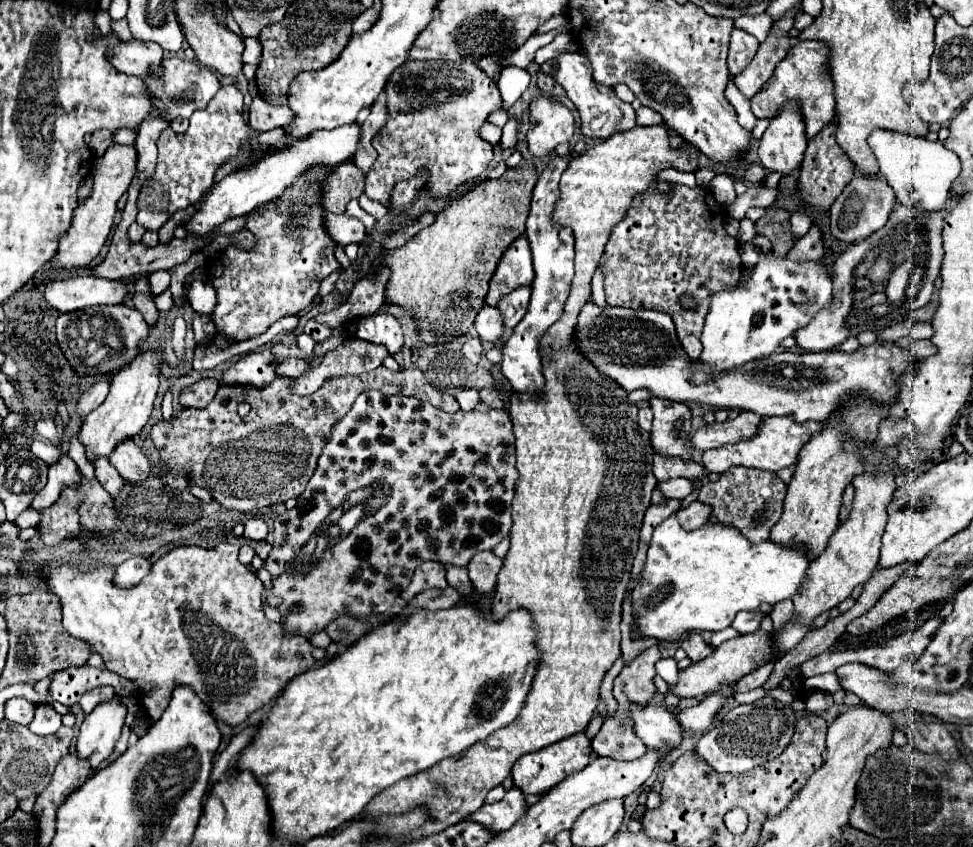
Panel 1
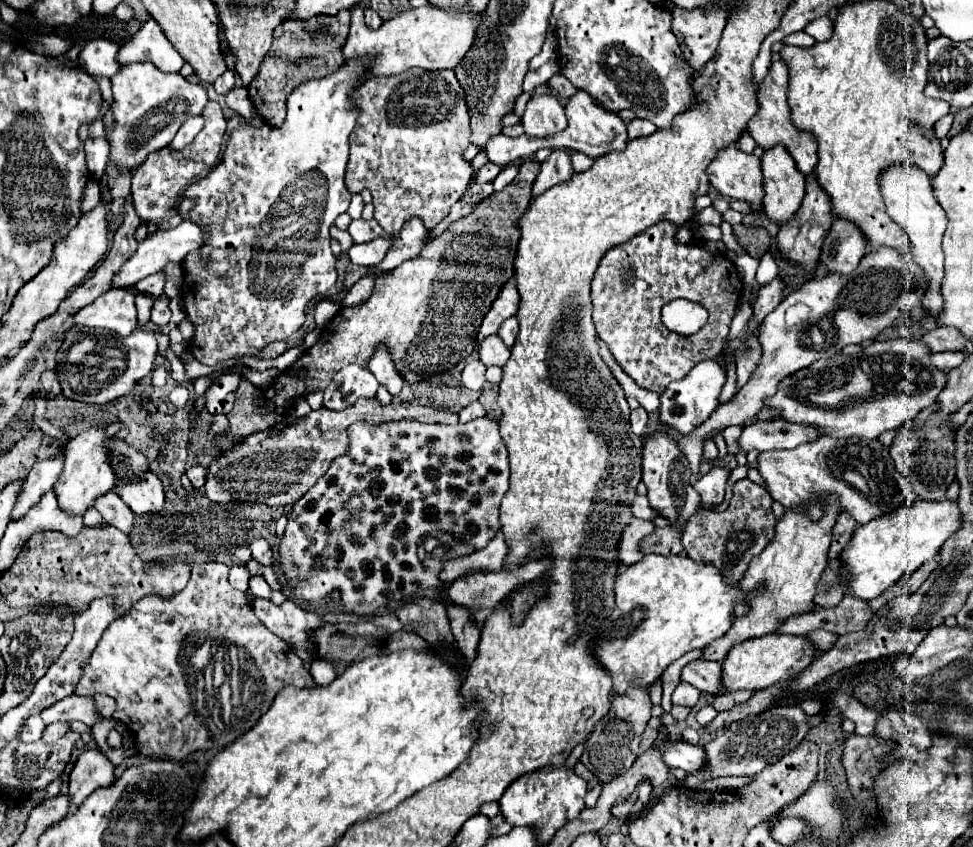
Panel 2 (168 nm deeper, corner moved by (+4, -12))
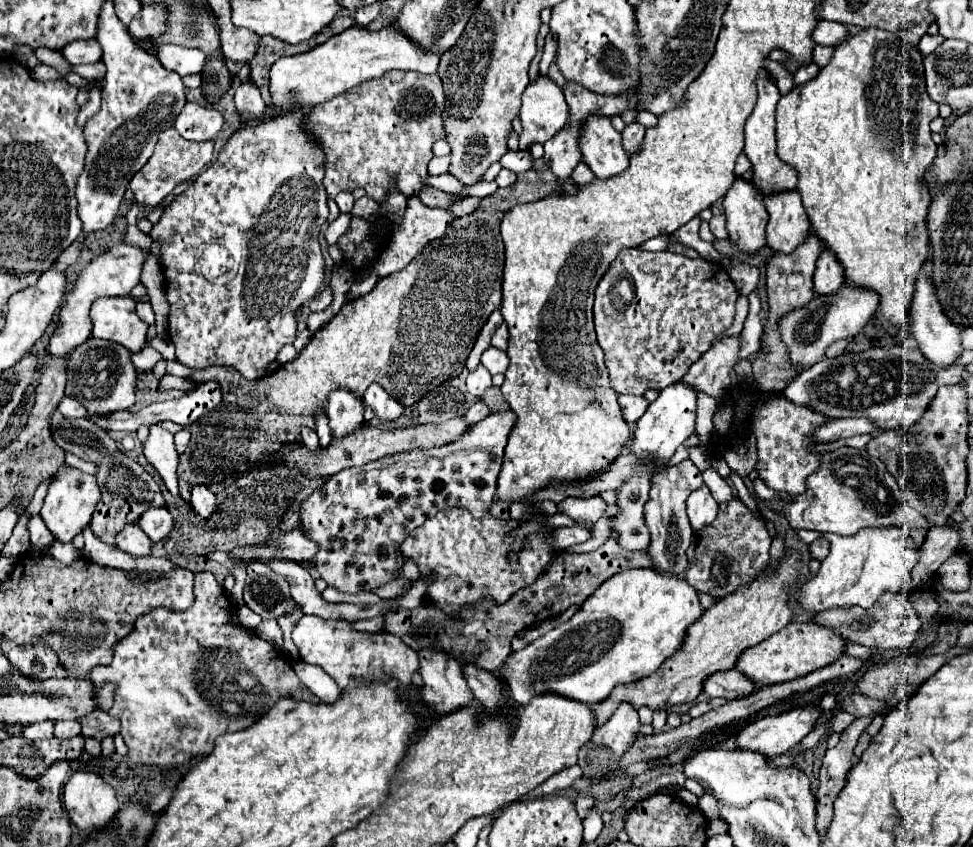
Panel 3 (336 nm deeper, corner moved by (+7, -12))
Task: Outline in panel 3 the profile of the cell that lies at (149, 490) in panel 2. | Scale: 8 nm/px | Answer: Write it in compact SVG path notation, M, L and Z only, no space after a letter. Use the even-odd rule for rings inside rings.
M149 508L141 518L139 518L139 528L153 540L153 542L163 542L171 530L173 530L173 516L169 514L167 508Z

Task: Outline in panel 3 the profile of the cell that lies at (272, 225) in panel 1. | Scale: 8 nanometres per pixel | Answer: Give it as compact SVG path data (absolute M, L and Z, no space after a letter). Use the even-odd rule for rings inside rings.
M287 112L279 118L265 120L257 126L243 126L239 128L225 148L219 152L219 158L199 174L199 178L181 194L177 196L163 212L161 220L151 230L151 240L159 242L159 262L163 266L165 276L165 294L169 300L169 338L177 350L177 360L191 368L209 368L209 366L233 366L243 378L257 380L263 376L265 366L273 362L279 350L287 344L295 342L297 322L295 310L305 304L305 300L315 298L323 284L323 254L319 246L319 228L327 222L327 192L323 188L323 174L325 174L325 156L321 154L321 146L313 142L309 134L303 130L303 112Z

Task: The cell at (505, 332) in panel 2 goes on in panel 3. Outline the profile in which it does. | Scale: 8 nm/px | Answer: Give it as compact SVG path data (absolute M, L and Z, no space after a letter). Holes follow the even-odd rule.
M501 324L501 326L495 330L491 344L493 344L495 348L499 348L499 350L507 350L507 340L509 340L509 330L507 330L505 324Z

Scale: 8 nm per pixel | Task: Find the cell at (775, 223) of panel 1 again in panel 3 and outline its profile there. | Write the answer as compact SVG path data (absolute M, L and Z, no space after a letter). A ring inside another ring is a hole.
M735 264L735 268L731 268L731 272L729 272L729 278L733 278L737 290L747 296L749 292L755 290L755 286L759 282L759 270L749 264Z

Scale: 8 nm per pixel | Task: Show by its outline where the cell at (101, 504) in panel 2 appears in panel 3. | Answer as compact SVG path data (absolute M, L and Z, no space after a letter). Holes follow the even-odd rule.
M127 524L121 534L117 534L117 548L131 554L133 558L151 556L153 542L147 538L147 534L139 526Z

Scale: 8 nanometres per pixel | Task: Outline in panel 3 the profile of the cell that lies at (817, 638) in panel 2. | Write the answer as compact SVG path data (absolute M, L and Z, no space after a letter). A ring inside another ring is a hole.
M849 642L847 648L845 648L845 654L853 656L853 658L867 660L867 658L873 654L873 650L871 650L871 648L865 648L865 646L861 646L861 644L853 644L853 642Z

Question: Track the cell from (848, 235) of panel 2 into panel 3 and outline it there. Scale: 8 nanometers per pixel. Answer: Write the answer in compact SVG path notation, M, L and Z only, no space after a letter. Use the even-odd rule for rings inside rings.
M823 250L817 258L817 270L813 274L813 290L817 296L829 296L835 294L843 286L843 274L837 258Z

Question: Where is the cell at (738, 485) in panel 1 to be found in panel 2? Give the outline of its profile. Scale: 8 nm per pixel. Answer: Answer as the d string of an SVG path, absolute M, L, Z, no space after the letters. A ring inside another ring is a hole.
M748 478L738 480L732 486L732 492L734 496L730 500L730 506L724 512L698 508L696 514L688 518L682 534L682 544L690 558L708 560L716 568L720 568L728 580L740 580L748 570L750 560L756 554L760 554L768 546L768 542L774 538L776 516L772 514L772 508L770 508L772 496L768 496L766 490L756 482Z

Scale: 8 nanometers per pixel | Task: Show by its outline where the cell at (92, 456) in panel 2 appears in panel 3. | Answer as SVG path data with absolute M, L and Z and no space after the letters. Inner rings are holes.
M63 464L57 472L57 478L51 482L49 492L45 496L43 508L41 508L41 518L47 526L47 530L53 534L53 538L61 544L71 542L77 534L81 534L89 526L89 518L93 516L93 510L101 498L101 492L97 488L95 476L83 474L81 470Z

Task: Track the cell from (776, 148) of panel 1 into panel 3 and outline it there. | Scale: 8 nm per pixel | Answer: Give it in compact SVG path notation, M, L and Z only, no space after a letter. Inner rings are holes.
M781 192L765 198L769 214L767 246L773 252L791 254L809 236L809 218L797 192Z

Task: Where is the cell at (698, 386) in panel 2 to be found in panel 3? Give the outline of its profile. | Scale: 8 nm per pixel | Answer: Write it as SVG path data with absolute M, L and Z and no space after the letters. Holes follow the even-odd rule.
M677 382L659 392L659 398L649 404L647 412L637 422L633 438L627 444L627 450L637 458L633 474L615 490L619 512L613 516L611 530L617 534L621 548L629 552L647 552L651 534L643 520L643 506L649 500L649 490L653 484L653 474L669 468L669 460L675 454L677 446L683 444L695 430L695 390Z

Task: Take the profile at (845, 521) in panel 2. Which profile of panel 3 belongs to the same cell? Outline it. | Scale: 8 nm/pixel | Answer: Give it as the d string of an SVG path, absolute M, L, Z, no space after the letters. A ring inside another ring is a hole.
M825 536L817 538L815 542L811 542L811 544L809 544L809 552L811 552L811 558L815 558L815 560L825 558L825 556L827 556L827 552L829 552L829 540L827 540Z

